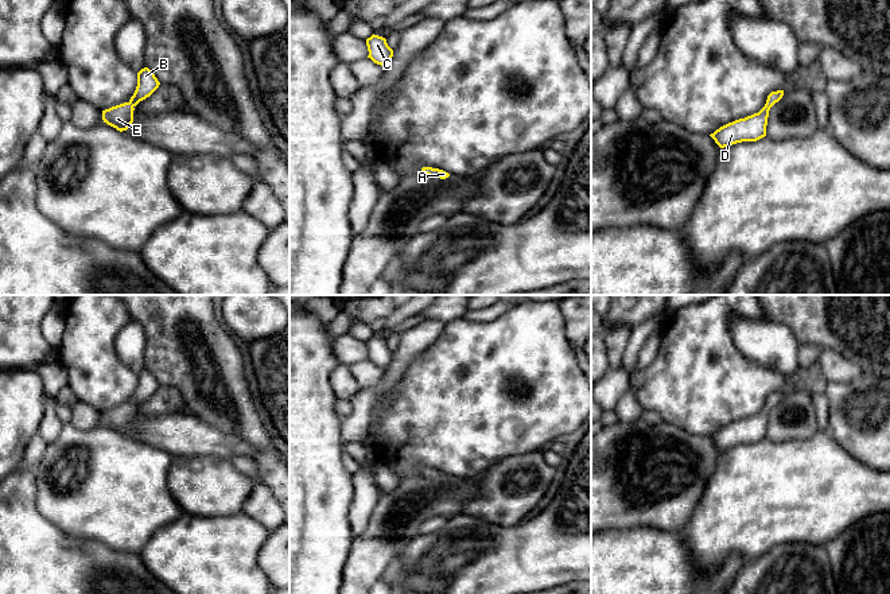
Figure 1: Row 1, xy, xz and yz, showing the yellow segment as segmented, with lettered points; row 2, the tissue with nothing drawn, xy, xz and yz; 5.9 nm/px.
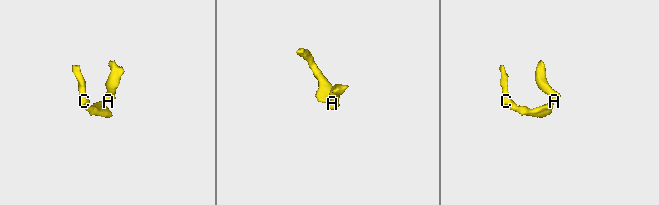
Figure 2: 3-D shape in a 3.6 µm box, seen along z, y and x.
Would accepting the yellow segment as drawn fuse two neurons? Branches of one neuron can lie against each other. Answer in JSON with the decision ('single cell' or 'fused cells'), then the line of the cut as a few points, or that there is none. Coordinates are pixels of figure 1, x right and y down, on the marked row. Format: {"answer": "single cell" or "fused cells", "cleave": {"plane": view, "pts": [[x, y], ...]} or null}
{"answer": "single cell", "cleave": null}

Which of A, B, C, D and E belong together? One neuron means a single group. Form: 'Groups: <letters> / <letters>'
Groups: A B C D E

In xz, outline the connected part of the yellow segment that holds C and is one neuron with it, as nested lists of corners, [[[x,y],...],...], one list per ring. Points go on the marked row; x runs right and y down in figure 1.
[[[372,35],[366,39],[369,55],[374,63],[388,66],[393,57],[393,50],[388,46],[386,39],[378,35]]]

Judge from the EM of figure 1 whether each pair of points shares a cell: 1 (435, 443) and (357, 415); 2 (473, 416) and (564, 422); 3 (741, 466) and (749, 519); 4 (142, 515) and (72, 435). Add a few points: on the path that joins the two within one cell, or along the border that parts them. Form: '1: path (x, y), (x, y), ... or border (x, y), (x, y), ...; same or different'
1: border (385, 392), (373, 408), (368, 434); different
2: path (496, 416), (541, 416); same
3: path (749, 480), (749, 505); same
4: path (119, 492), (94, 468), (94, 447); same

